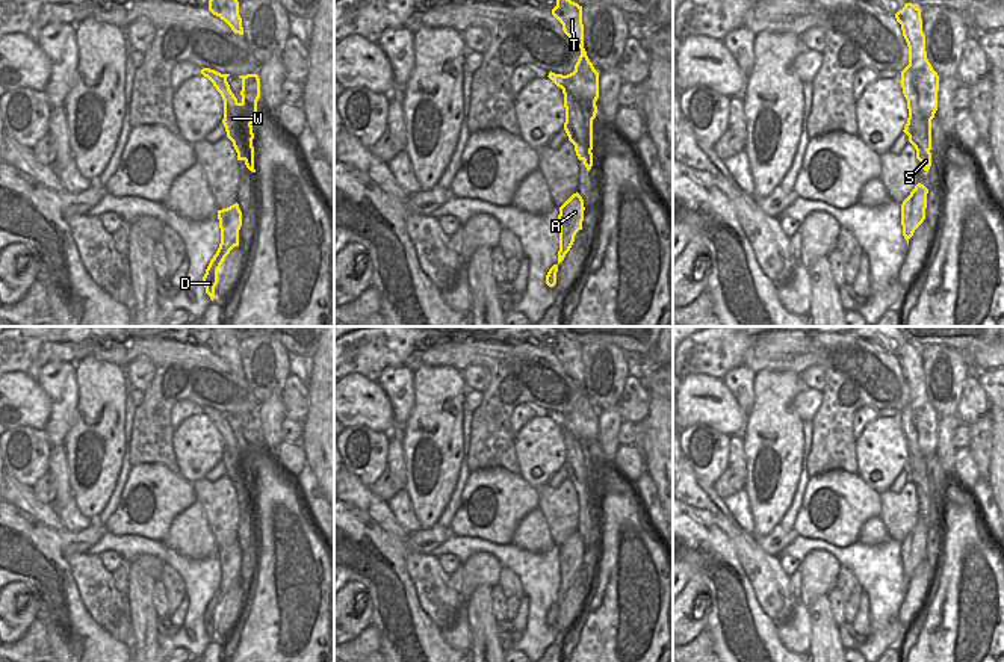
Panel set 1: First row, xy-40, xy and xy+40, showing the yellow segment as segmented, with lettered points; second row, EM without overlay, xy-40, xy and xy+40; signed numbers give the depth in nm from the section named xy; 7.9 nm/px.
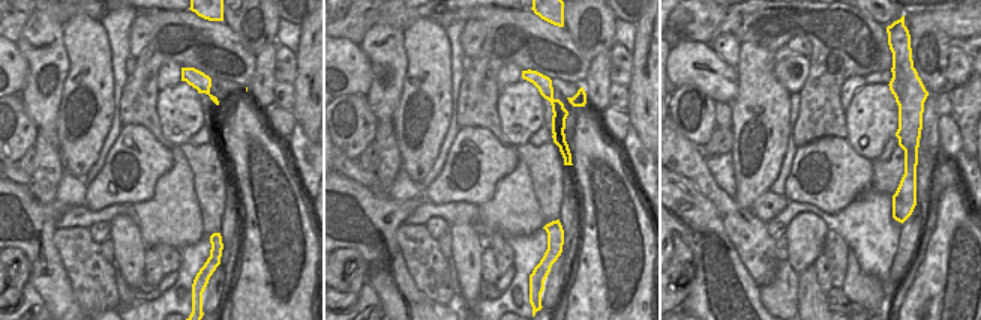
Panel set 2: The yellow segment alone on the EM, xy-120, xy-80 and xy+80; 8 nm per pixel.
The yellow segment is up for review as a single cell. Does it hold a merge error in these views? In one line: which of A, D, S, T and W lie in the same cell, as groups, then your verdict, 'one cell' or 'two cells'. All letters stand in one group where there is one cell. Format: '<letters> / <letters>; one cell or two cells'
A D T / S W; two cells

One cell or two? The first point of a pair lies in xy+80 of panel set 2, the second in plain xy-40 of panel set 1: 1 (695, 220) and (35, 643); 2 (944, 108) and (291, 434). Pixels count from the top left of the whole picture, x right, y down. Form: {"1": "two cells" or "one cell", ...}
{"1": "two cells", "2": "one cell"}

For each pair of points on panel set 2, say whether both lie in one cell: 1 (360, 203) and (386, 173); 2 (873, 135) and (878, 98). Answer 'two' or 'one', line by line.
1: two
2: one

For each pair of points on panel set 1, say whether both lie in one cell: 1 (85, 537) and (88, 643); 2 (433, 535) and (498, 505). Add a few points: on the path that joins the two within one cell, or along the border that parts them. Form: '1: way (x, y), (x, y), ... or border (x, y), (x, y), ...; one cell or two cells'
1: way (61, 558), (70, 614); one cell
2: border (449, 528), (452, 534); two cells

